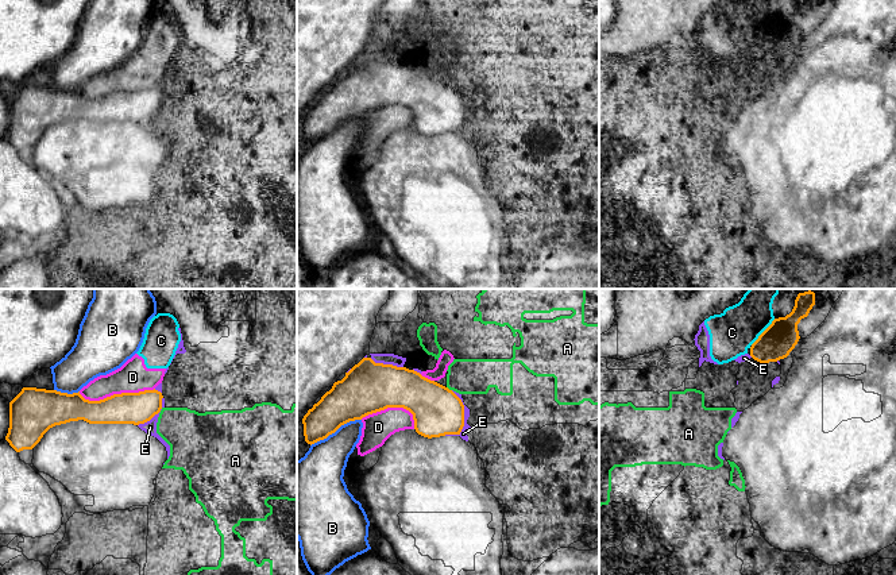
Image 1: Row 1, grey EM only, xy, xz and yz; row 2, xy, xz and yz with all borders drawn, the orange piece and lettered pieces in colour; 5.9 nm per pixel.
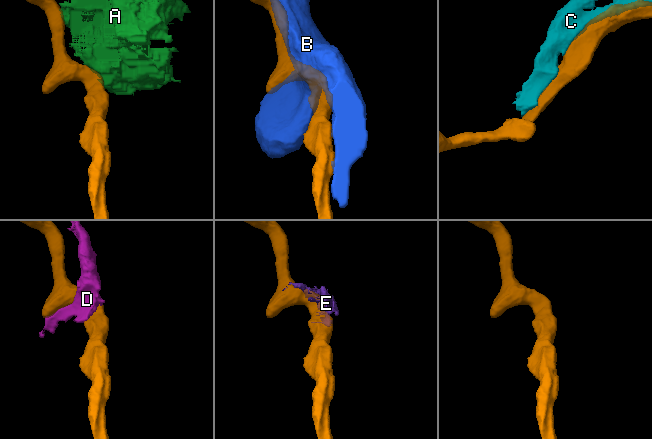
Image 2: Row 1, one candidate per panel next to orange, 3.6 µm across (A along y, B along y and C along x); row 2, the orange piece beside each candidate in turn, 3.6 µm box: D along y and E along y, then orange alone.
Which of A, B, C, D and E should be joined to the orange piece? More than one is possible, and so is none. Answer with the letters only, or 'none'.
none

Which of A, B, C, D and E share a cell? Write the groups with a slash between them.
A / B / C D E

